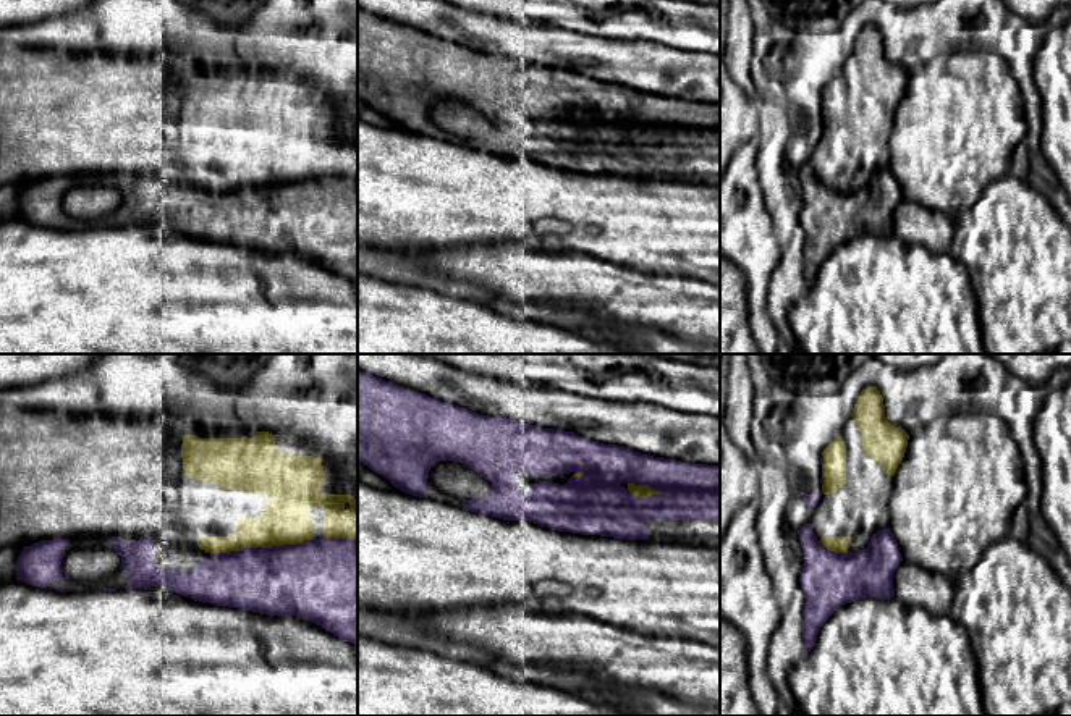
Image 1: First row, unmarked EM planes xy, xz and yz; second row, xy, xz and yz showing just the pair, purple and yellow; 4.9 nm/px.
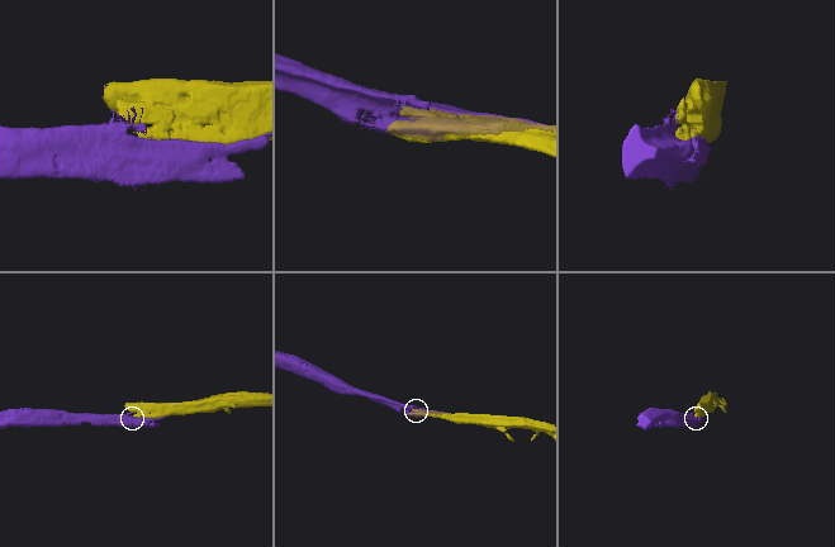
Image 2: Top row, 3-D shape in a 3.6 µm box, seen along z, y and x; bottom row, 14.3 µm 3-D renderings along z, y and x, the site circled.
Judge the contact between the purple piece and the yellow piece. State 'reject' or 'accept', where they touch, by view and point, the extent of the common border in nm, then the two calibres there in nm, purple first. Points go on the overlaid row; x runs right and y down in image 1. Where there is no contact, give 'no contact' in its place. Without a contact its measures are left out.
reject; contact xz (644, 484); length 180 nm; calibres 300 and 60 nm

